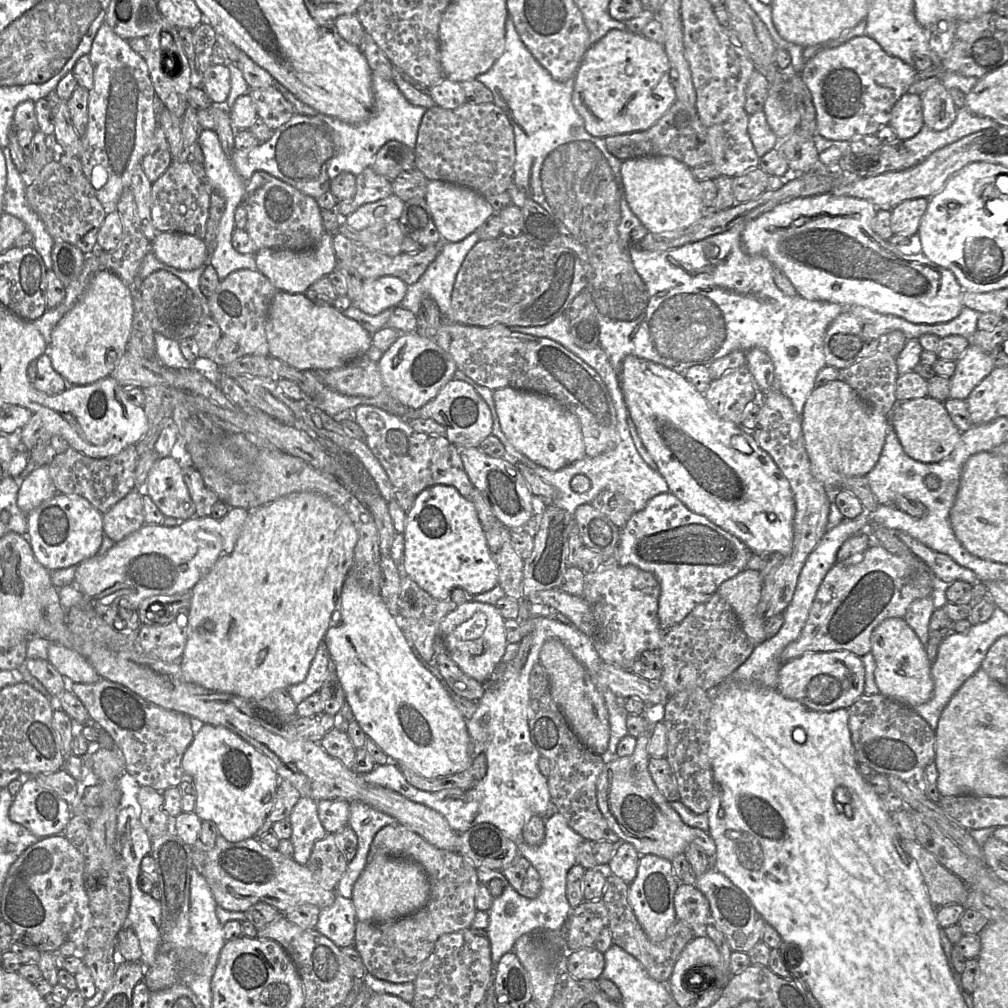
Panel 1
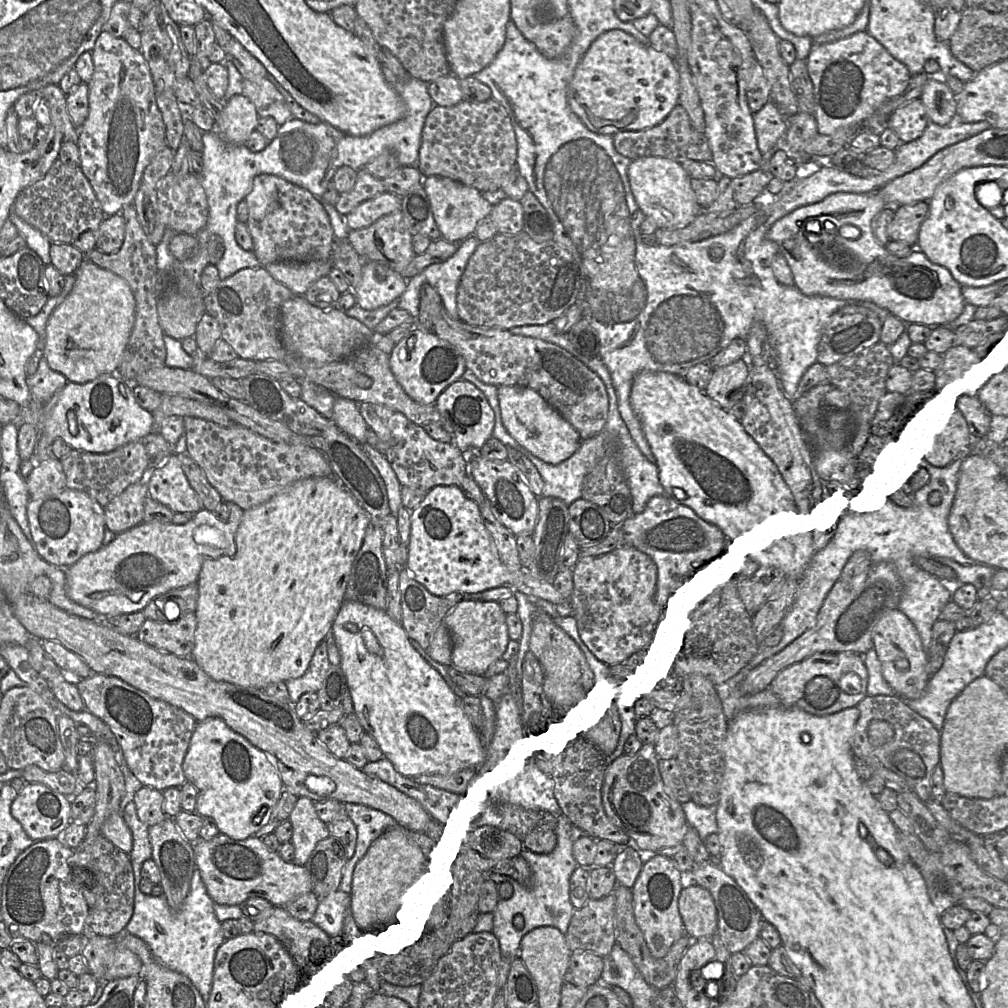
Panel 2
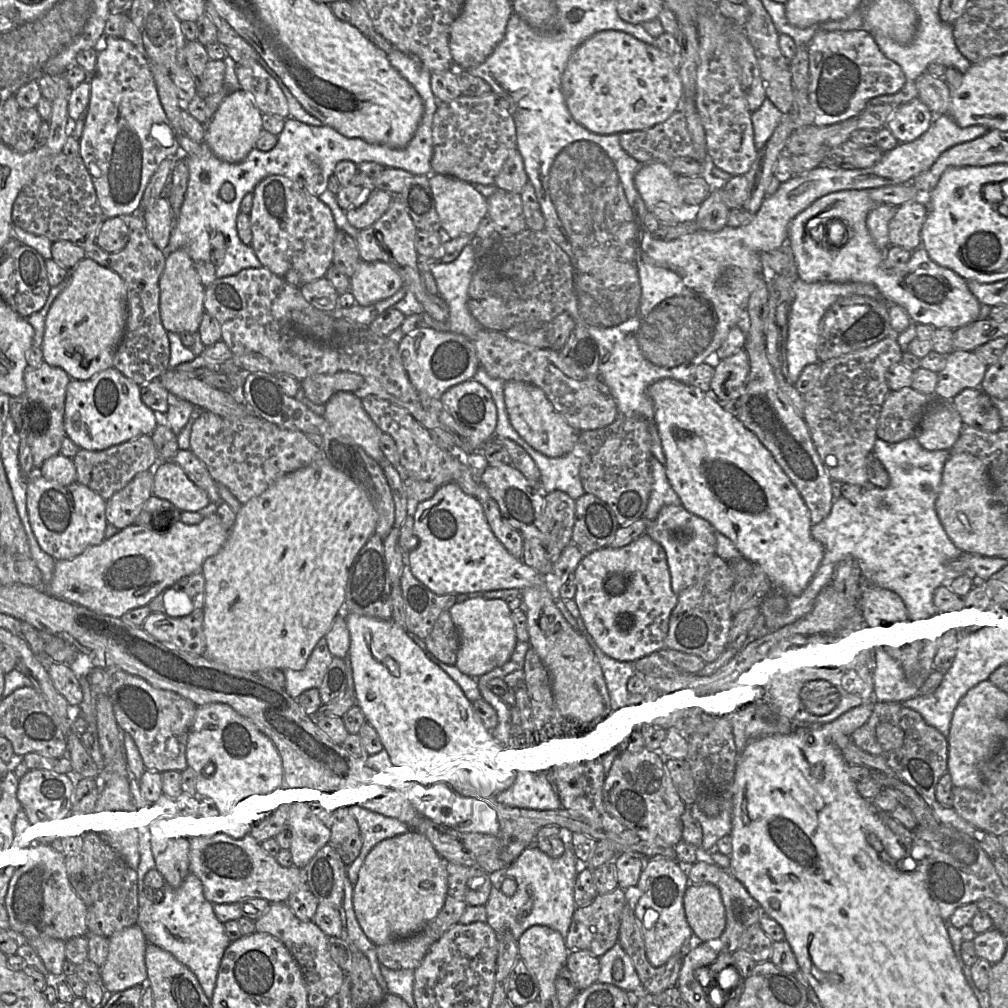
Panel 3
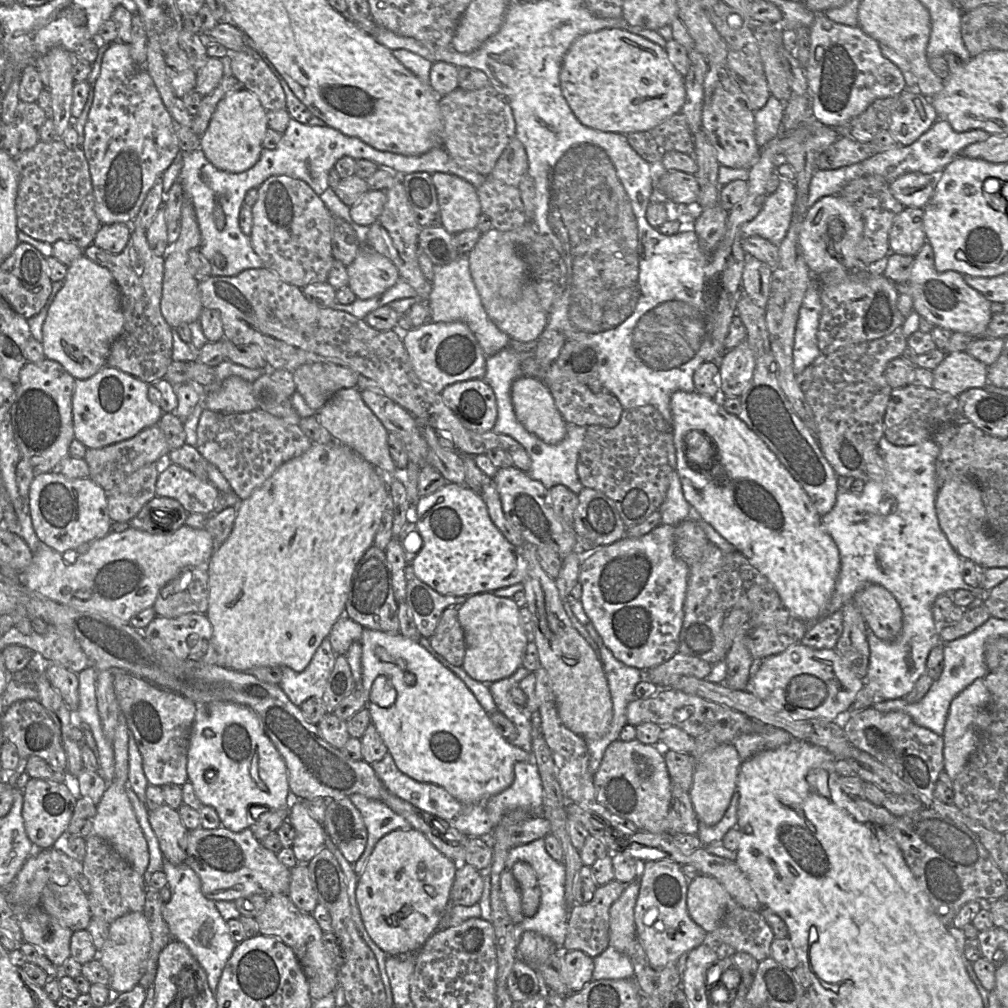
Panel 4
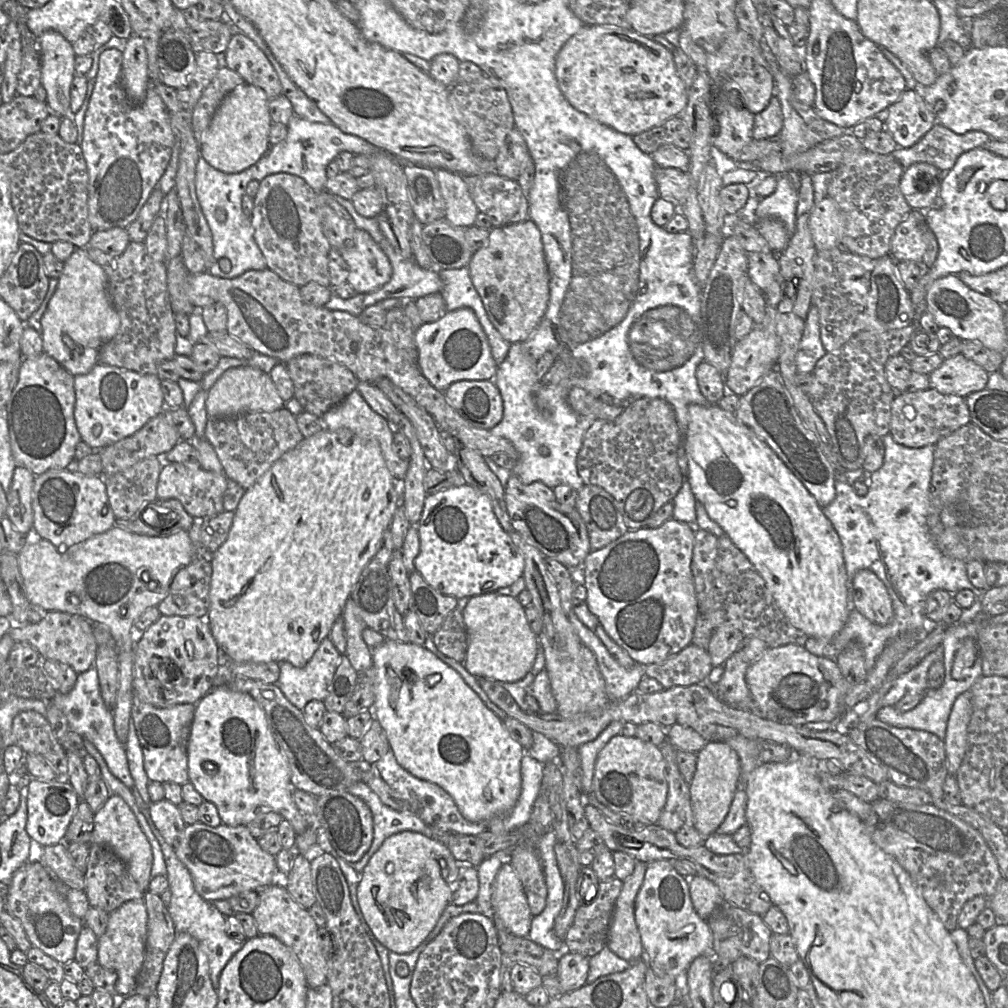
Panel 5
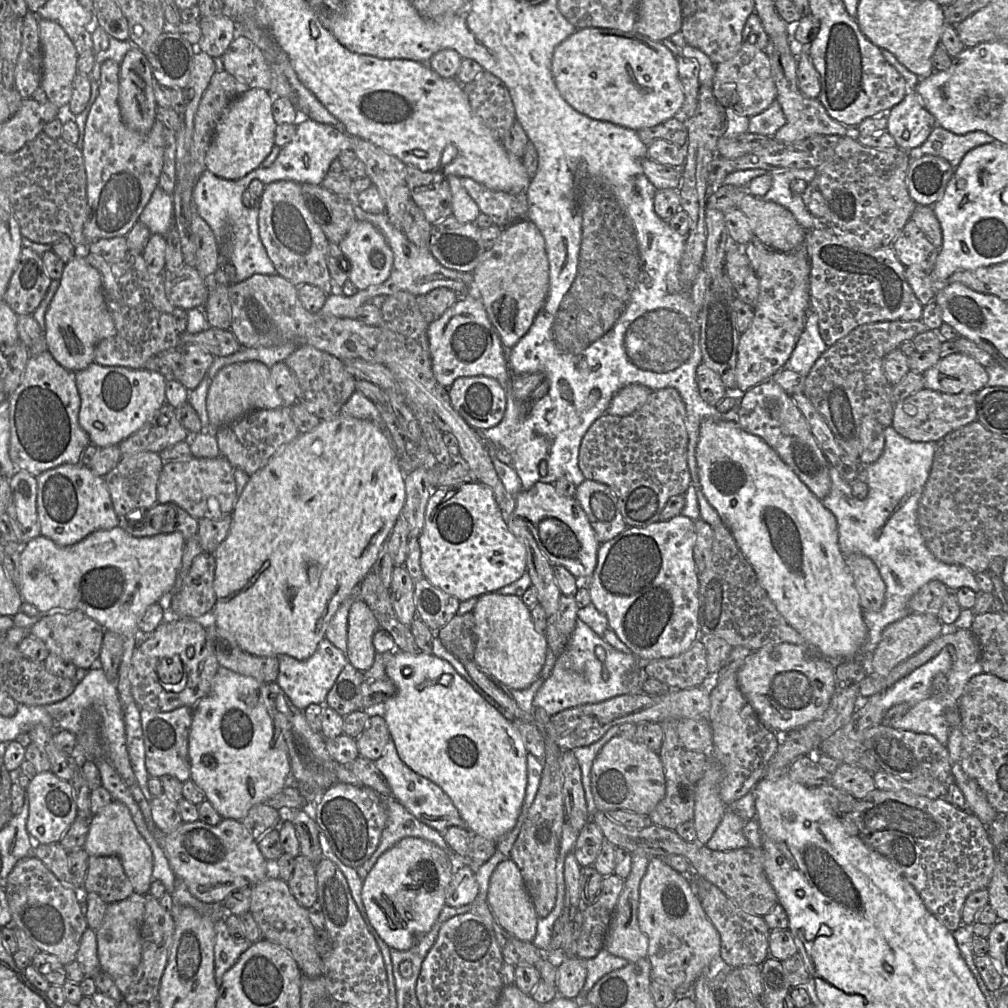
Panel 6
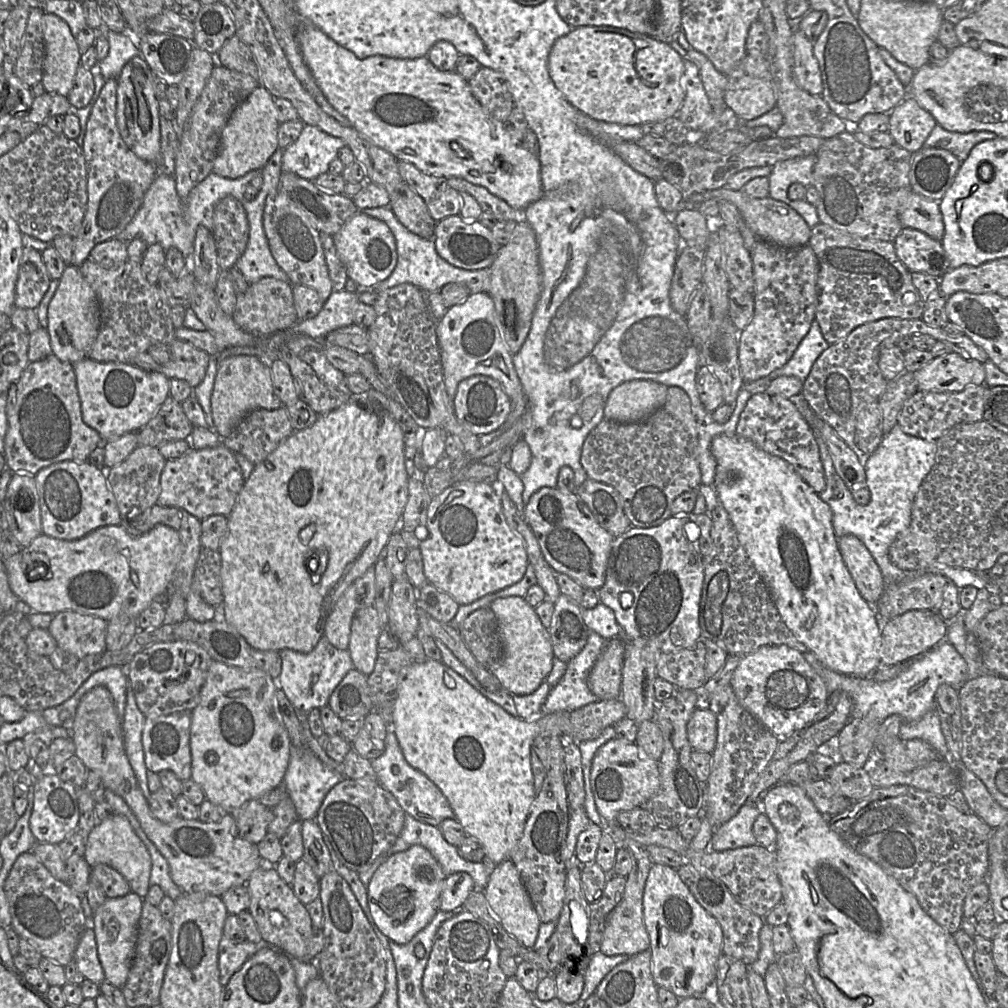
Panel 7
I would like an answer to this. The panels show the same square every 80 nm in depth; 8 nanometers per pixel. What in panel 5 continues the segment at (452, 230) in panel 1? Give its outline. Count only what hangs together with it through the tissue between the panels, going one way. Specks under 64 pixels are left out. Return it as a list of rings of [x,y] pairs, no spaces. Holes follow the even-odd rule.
[[[435,169],[440,191],[445,201],[445,219],[457,227],[475,225],[479,210],[474,203],[464,177],[444,169]]]

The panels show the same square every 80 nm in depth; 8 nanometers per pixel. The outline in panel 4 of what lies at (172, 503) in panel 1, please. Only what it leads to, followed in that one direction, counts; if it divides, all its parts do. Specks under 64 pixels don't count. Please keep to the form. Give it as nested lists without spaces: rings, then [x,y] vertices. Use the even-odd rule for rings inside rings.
[[[166,454],[161,457],[162,470],[156,482],[156,495],[178,501],[188,513],[206,516],[214,514],[214,504],[220,491],[209,480],[171,463]]]

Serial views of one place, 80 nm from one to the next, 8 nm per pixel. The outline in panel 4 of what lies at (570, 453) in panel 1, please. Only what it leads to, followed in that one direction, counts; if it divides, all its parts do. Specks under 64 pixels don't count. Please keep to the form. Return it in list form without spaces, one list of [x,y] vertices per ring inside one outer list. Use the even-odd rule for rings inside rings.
[[[529,377],[517,378],[511,386],[511,400],[517,420],[529,433],[549,445],[564,439],[566,421],[544,383]]]

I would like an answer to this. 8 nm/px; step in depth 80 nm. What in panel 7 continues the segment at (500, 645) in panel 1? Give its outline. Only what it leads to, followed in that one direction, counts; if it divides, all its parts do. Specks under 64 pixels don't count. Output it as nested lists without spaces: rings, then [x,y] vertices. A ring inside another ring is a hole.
[[[522,597],[497,598],[489,608],[495,614],[502,654],[500,660],[488,668],[511,695],[529,695],[535,692],[553,668],[555,656],[548,629],[541,623],[534,607]]]

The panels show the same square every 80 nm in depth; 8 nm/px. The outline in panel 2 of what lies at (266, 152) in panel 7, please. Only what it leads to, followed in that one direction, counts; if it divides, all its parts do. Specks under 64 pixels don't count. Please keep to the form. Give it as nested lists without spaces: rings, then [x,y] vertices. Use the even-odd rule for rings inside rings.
[[[243,94],[224,101],[224,108],[215,130],[229,143],[244,145],[256,130],[258,113],[255,105]]]

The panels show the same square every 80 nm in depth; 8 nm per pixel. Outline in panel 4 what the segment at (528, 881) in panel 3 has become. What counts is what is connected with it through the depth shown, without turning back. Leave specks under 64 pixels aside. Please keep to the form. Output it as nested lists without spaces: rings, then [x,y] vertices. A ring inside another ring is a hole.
[[[544,838],[533,842],[513,847],[507,856],[505,869],[511,870],[518,861],[529,863],[536,872],[541,889],[541,901],[537,913],[533,917],[525,917],[522,922],[515,924],[516,944],[525,931],[533,931],[551,939],[558,950],[564,950],[564,942],[567,934],[570,908],[565,900],[566,870],[563,862],[554,860],[546,851]]]

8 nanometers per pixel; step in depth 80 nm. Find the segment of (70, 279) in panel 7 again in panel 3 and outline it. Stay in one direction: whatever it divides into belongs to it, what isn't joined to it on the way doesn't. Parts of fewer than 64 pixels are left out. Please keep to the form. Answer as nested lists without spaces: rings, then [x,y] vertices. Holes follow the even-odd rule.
[[[84,258],[72,270],[70,285],[53,302],[46,316],[41,346],[44,361],[63,369],[71,380],[89,380],[113,367],[128,317],[127,290],[113,270]]]

